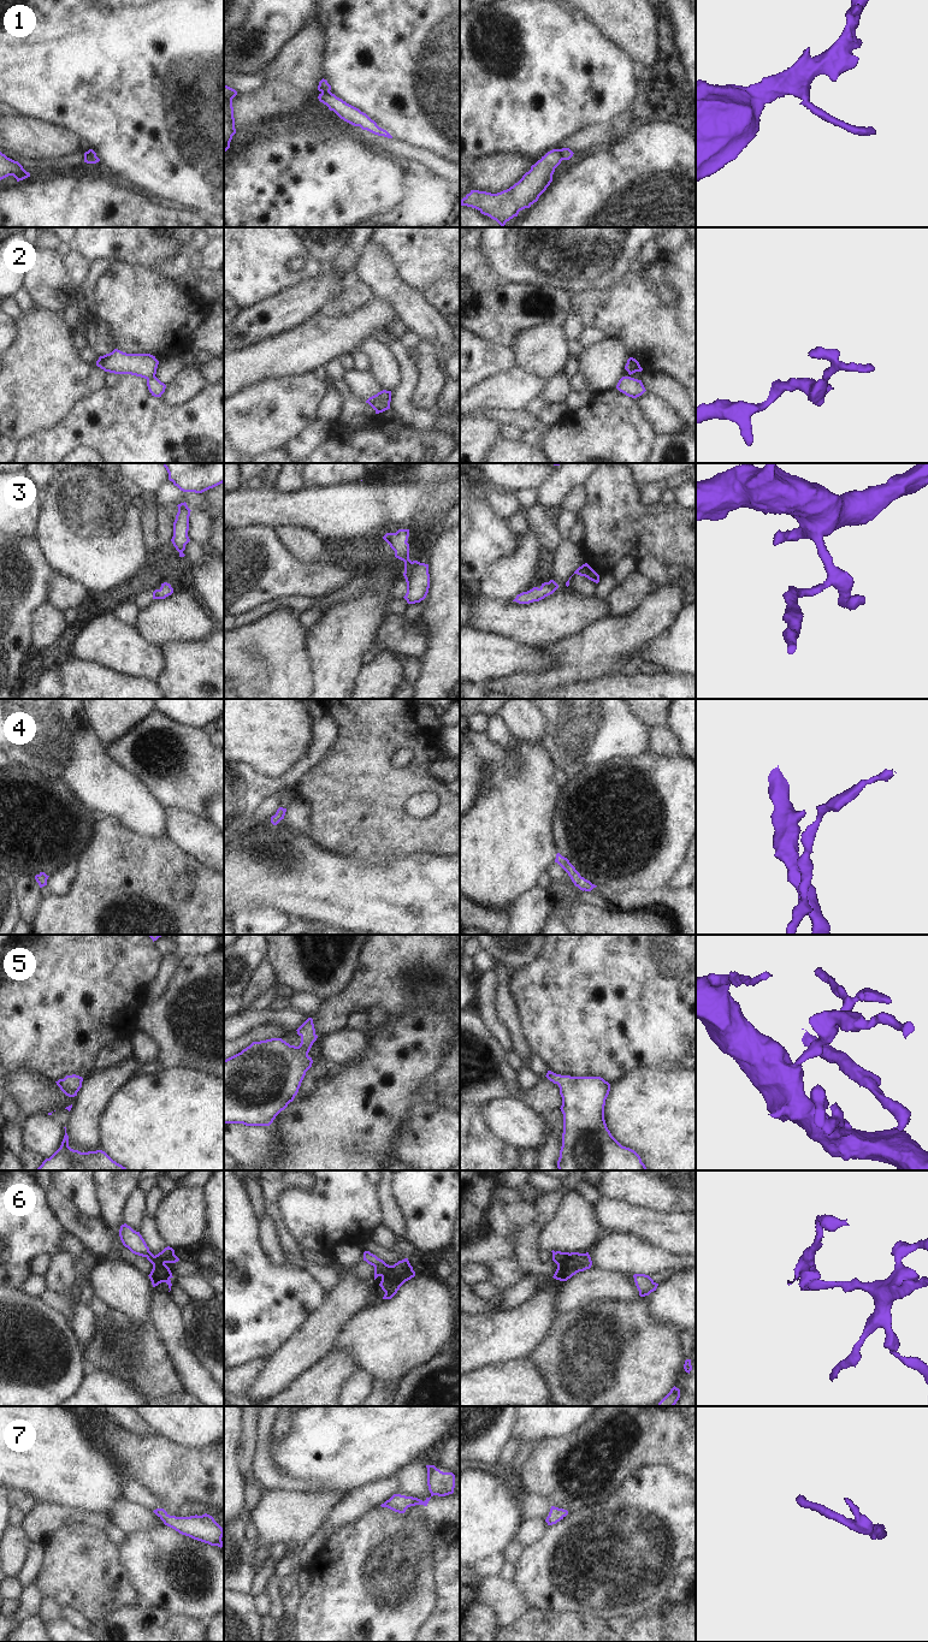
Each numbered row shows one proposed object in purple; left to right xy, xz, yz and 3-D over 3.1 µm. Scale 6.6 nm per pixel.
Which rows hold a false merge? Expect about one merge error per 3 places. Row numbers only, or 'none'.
1, 2, 6

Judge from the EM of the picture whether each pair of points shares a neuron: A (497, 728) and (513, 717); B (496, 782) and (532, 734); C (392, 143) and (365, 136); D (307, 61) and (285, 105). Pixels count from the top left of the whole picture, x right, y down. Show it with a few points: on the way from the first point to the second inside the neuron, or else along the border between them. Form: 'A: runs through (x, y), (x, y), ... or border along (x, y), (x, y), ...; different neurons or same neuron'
A: border along (498, 713), (515, 739); different neurons
B: border along (516, 737), (524, 741), (543, 744); different neurons
C: runs through (385, 143), (372, 141); same neuron
D: runs through (296, 72), (288, 81), (285, 94); same neuron

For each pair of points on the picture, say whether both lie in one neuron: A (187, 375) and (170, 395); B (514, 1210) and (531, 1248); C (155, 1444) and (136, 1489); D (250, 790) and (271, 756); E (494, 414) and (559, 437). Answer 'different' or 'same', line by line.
A: same
B: different
C: different
D: different
E: same

